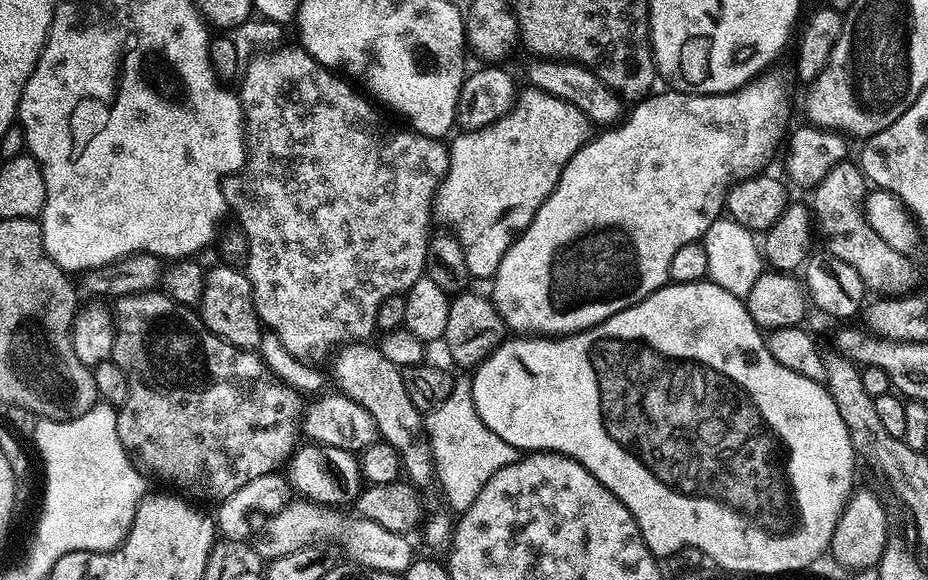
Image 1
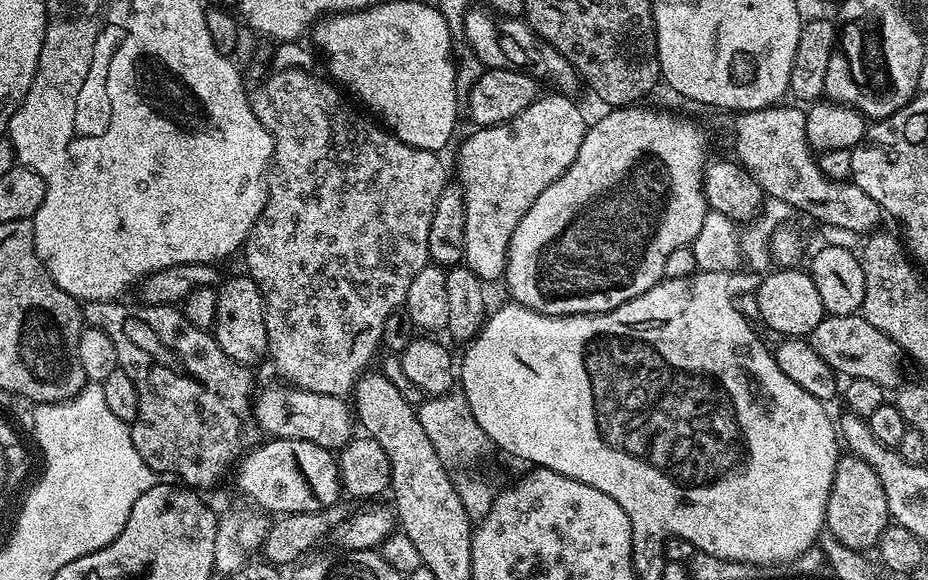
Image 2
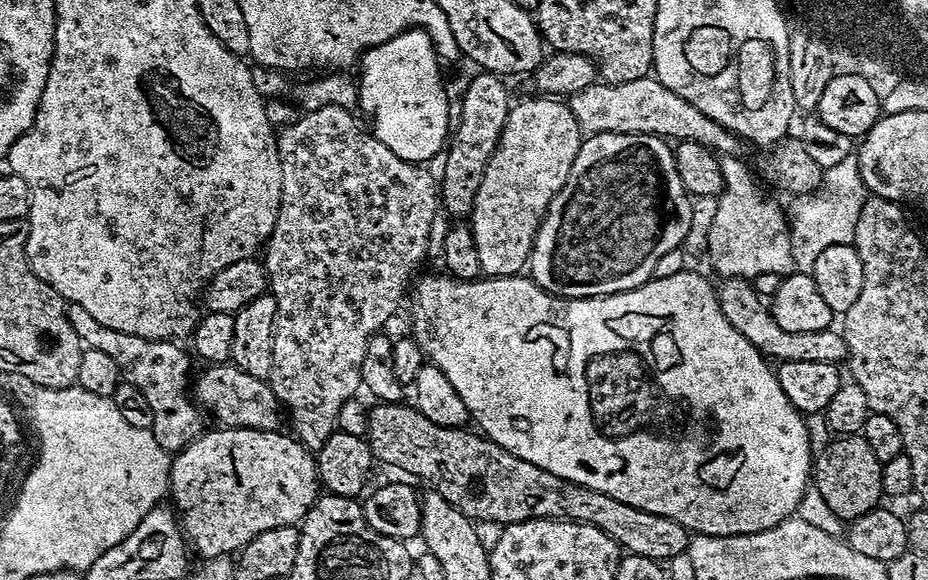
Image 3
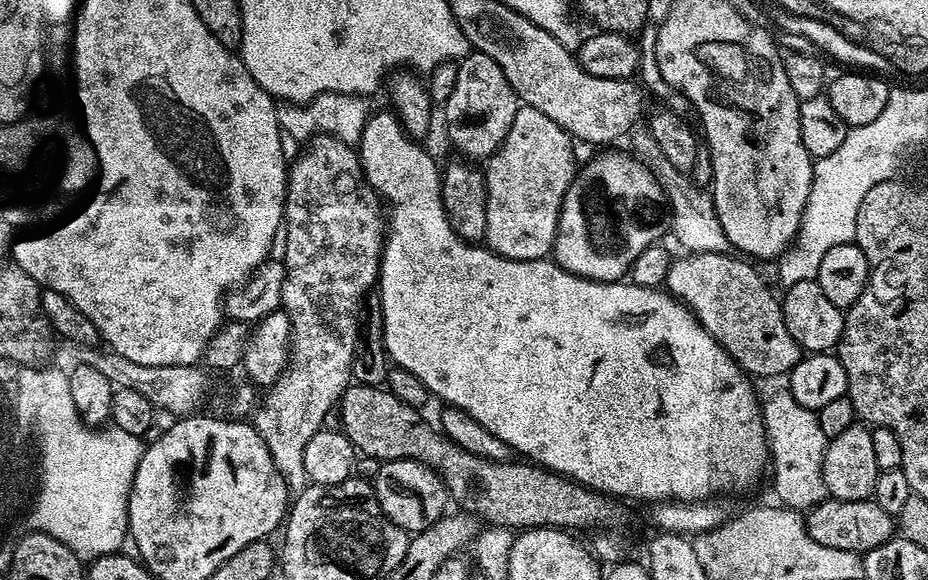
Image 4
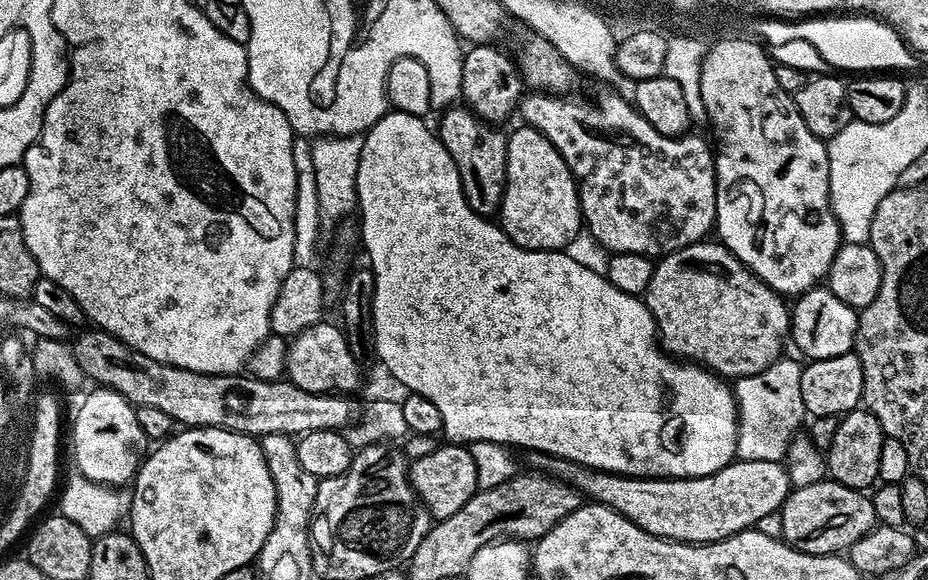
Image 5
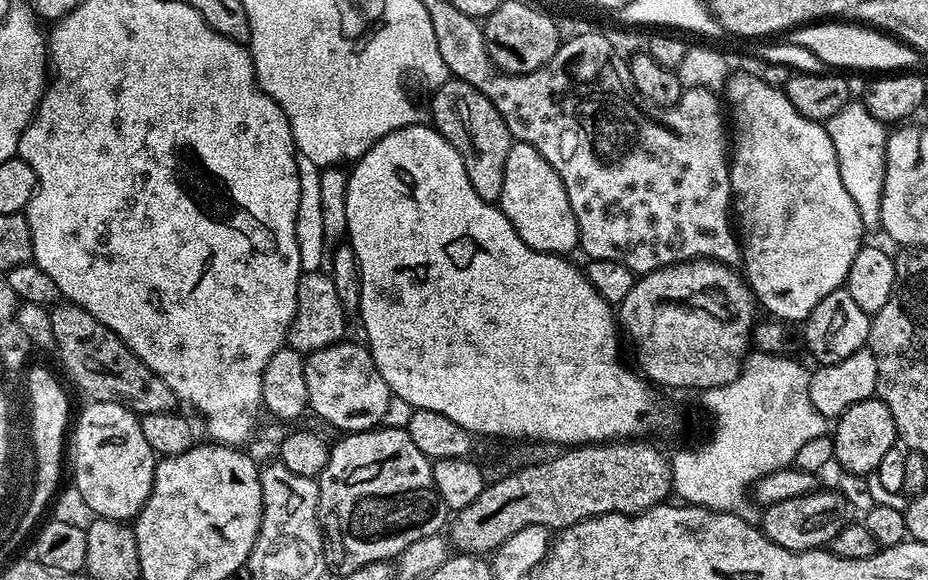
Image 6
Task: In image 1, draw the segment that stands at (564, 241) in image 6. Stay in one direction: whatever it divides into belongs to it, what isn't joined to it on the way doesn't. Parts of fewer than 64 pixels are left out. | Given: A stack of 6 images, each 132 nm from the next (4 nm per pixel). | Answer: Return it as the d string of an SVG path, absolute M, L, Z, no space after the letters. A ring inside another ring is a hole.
M528 86L516 97L512 109L498 122L477 132L457 135L457 140L448 148L448 169L436 190L434 220L445 224L447 231L456 237L462 246L466 266L473 277L496 275L500 260L506 254L512 241L527 228L536 216L537 210L556 188L564 167L574 154L590 139L590 121L570 102L554 98L541 88Z

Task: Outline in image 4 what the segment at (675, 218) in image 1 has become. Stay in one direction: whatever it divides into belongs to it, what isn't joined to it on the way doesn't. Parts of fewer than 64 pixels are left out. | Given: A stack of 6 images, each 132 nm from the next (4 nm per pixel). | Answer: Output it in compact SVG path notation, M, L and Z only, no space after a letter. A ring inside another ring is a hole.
M604 150L588 165L581 167L576 179L568 188L564 206L560 211L559 228L556 231L554 259L570 274L587 280L600 280L603 284L620 282L631 273L638 254L645 252L652 244L661 239L660 211L666 208L663 188L654 178L654 174L639 163L635 156Z

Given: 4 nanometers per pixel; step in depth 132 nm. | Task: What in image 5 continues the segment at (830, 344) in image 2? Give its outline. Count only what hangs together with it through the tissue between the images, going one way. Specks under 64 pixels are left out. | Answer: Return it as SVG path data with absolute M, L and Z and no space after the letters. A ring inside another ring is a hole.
M719 242L691 244L655 261L656 269L642 297L656 323L659 343L673 358L703 365L721 378L758 374L781 359L790 336L790 308L785 297L759 280Z

